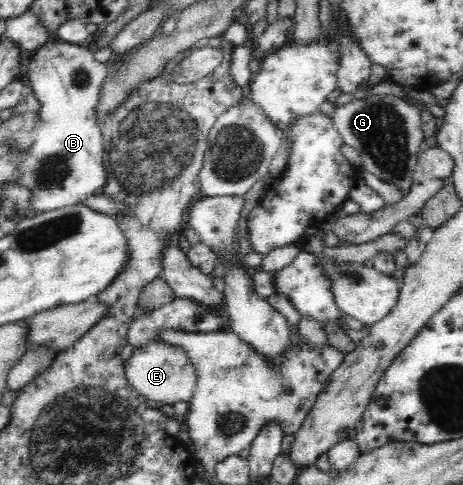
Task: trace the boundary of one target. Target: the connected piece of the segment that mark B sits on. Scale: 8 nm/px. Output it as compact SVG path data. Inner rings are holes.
M51 38L41 48L35 50L28 69L30 80L37 101L39 101L39 122L33 130L35 140L33 144L21 152L21 162L17 166L17 184L31 191L29 203L35 214L57 210L64 206L73 206L83 202L85 197L101 190L107 182L105 173L105 149L100 131L100 123L96 118L95 105L101 84L105 82L108 64L101 63L93 57L94 49L90 44L67 44Z

